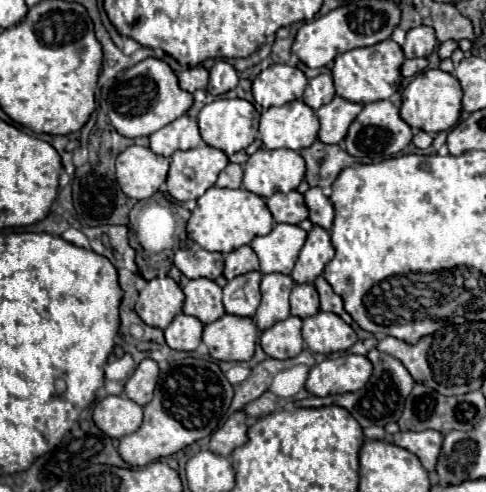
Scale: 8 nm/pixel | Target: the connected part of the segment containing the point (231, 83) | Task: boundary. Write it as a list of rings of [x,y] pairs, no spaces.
[[[217,60],[209,74],[211,76],[209,76],[207,92],[211,92],[213,96],[225,94],[237,86],[237,70],[225,60]]]

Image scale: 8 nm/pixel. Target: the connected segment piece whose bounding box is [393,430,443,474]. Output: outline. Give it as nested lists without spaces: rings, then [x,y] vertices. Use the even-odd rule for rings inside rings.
[[[425,430],[425,432],[397,432],[393,434],[393,442],[401,448],[407,448],[409,452],[413,452],[421,464],[435,474],[435,464],[441,452],[441,444],[443,444],[443,434],[441,432],[433,432],[433,430]]]

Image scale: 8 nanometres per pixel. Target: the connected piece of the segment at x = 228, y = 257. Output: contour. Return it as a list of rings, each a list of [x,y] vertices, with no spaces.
[[[241,246],[241,248],[225,254],[223,276],[227,280],[231,280],[235,276],[241,276],[241,274],[247,274],[251,270],[259,270],[259,258],[257,258],[257,254],[253,252],[251,246]]]

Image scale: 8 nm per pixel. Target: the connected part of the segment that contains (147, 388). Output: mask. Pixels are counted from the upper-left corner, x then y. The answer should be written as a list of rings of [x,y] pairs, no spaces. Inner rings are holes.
[[[151,358],[141,360],[141,364],[135,368],[133,376],[125,384],[127,398],[131,398],[133,402],[137,402],[139,406],[145,406],[153,398],[157,376],[159,376],[157,362],[151,360]]]

